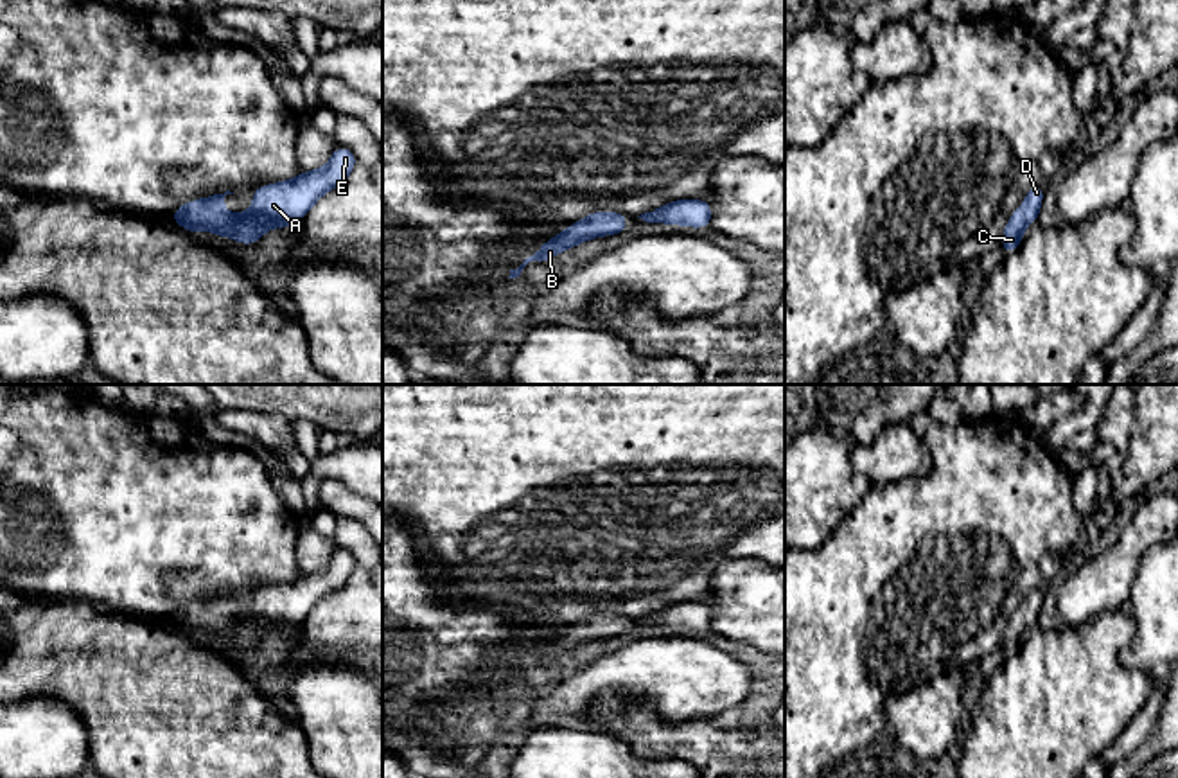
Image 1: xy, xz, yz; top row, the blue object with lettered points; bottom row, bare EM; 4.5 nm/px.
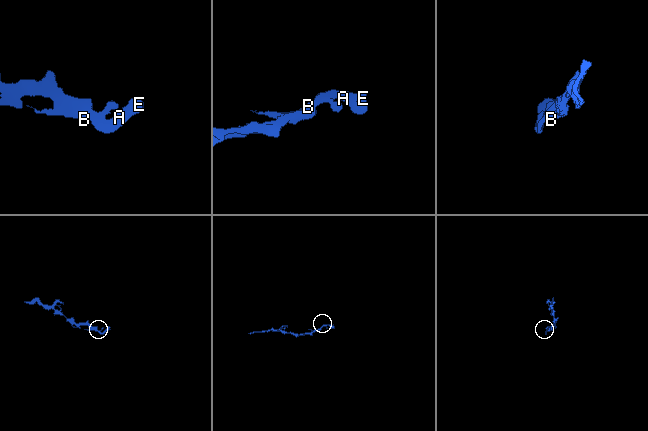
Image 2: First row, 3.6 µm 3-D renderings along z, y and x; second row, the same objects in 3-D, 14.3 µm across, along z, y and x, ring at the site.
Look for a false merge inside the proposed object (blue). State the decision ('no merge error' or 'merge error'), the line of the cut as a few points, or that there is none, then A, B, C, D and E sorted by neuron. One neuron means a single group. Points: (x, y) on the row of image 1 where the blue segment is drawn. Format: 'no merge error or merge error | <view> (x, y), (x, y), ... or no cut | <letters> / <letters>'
no merge error | no cut | A B C D E

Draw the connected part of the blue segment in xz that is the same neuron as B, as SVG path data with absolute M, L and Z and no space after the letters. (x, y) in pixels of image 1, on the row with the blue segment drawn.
M589 212L582 221L571 223L567 230L548 239L532 257L524 259L517 270L510 270L508 278L519 277L523 268L532 261L549 261L560 252L580 246L589 239L623 234L629 228L627 217L630 216L621 212Z

